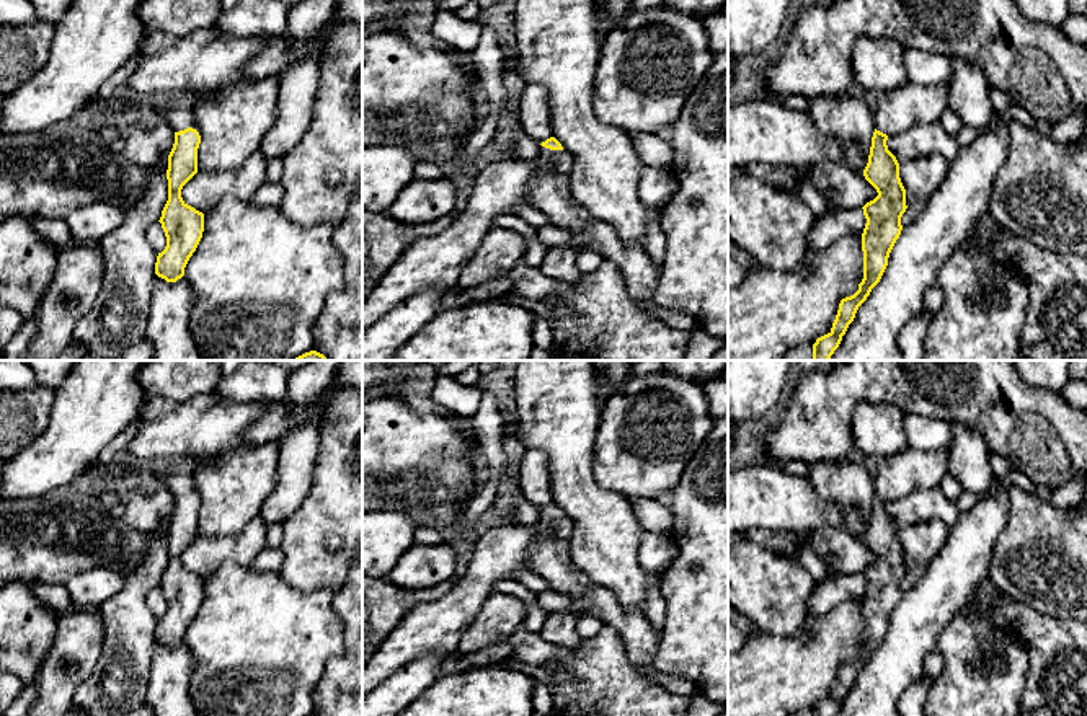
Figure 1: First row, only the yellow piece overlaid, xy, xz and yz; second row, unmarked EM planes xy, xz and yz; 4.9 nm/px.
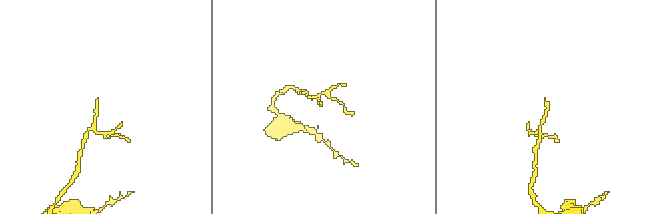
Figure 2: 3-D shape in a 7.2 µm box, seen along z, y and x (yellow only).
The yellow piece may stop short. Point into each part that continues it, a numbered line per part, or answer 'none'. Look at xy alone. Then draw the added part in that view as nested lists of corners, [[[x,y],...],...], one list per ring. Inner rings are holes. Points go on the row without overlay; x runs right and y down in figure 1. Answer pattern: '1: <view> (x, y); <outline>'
1: xy (178, 475); [[[191,457],[176,458],[171,462],[162,462],[147,470],[142,476],[142,483],[147,488],[162,486],[171,491],[175,497],[184,496],[188,493],[194,494],[196,489],[196,471],[206,462],[214,457]]]

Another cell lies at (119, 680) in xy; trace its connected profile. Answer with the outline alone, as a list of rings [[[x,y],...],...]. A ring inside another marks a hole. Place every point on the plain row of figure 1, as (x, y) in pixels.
[[[166,520],[158,528],[145,533],[147,555],[142,564],[126,577],[124,587],[98,608],[104,625],[101,656],[93,672],[77,688],[72,706],[82,709],[85,716],[126,716],[145,705],[158,621],[147,605],[147,595],[160,586],[168,566],[166,535]]]

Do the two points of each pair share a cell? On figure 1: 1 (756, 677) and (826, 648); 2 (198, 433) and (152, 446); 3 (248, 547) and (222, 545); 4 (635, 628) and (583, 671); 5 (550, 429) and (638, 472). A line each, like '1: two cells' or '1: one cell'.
1: one cell
2: one cell
3: one cell
4: two cells
5: two cells

